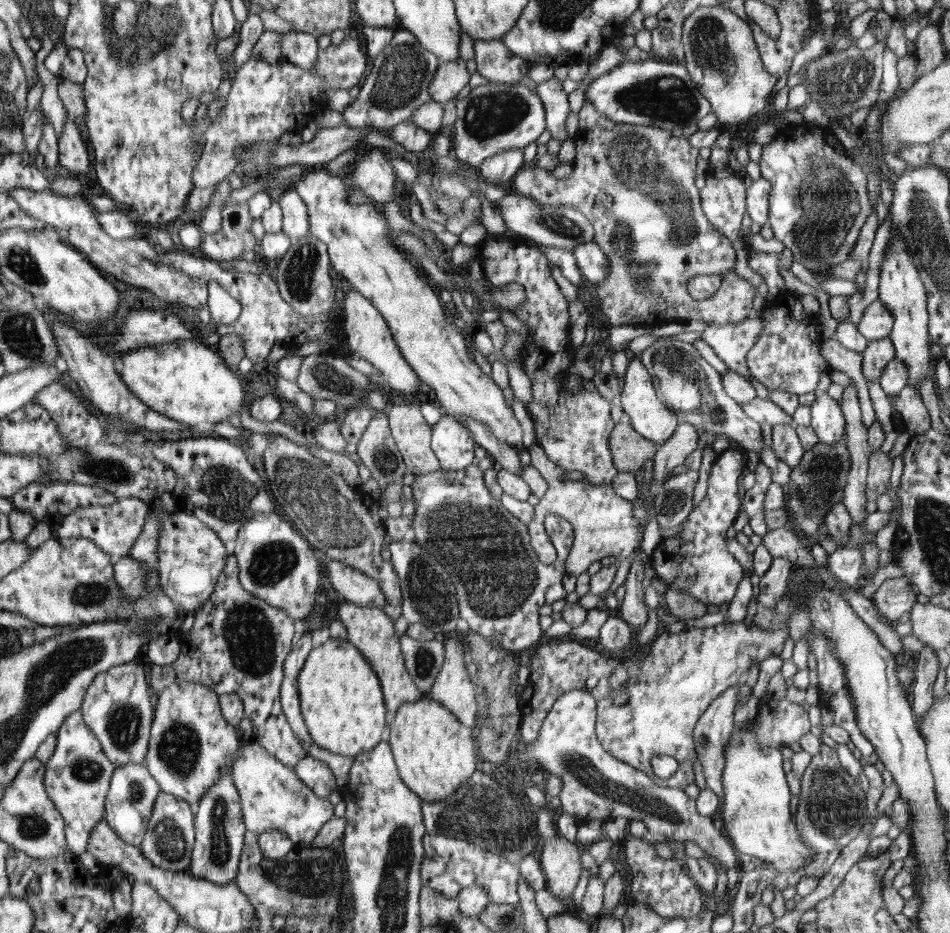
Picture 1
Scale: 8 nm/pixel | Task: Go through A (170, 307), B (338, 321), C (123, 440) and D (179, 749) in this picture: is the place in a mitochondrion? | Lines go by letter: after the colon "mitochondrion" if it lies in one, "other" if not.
A: other
B: other
C: mitochondrion
D: mitochondrion

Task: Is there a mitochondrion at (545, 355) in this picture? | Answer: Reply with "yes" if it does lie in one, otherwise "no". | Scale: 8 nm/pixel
no

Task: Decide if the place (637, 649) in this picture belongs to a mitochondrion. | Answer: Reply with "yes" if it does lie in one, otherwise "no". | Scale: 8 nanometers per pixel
no

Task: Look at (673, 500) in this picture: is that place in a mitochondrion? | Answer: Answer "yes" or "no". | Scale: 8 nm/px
yes

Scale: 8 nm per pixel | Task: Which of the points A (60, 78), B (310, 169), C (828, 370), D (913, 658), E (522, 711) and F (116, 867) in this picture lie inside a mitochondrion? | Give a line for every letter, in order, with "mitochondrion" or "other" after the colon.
A: other
B: other
C: other
D: other
E: other
F: other

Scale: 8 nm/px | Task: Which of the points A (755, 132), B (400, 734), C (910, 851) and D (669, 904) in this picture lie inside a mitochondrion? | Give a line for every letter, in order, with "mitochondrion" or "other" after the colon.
A: other
B: other
C: other
D: other

